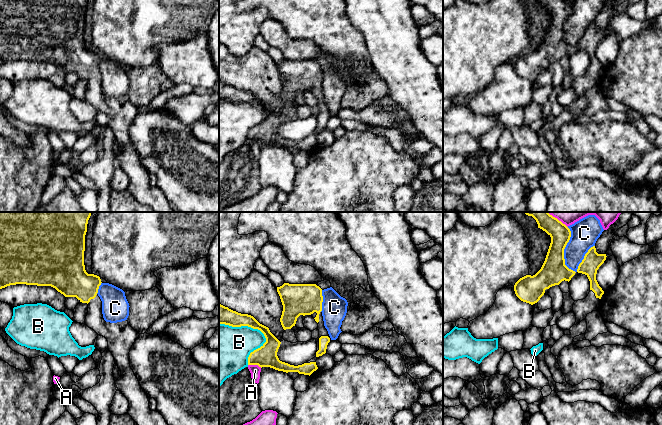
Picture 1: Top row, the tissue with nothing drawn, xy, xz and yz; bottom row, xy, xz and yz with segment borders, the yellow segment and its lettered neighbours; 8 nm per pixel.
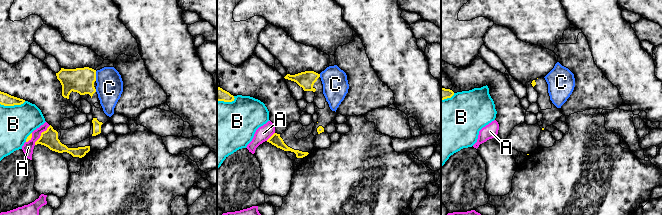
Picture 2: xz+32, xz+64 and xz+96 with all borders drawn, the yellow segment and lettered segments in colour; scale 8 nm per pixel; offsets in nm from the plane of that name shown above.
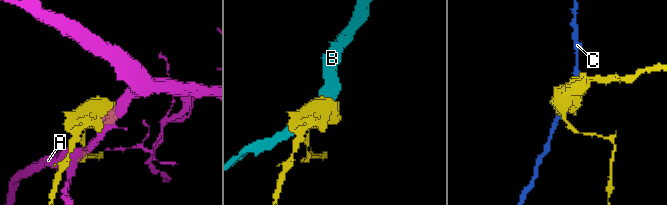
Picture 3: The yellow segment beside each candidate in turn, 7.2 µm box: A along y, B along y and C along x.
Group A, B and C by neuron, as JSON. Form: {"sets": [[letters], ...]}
{"sets": [["A"], ["B"], ["C"]]}

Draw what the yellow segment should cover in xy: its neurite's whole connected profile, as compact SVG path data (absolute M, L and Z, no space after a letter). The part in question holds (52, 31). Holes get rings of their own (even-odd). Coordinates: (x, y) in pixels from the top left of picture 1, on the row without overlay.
M0 0L0 65L16 60L51 62L65 73L76 73L80 78L87 79L84 100L108 117L108 126L121 147L115 160L129 177L127 189L154 212L175 212L163 192L158 187L150 186L150 174L130 143L129 128L140 110L127 96L110 99L103 94L102 77L97 70L101 55L88 50L84 41L86 8L87 0Z

